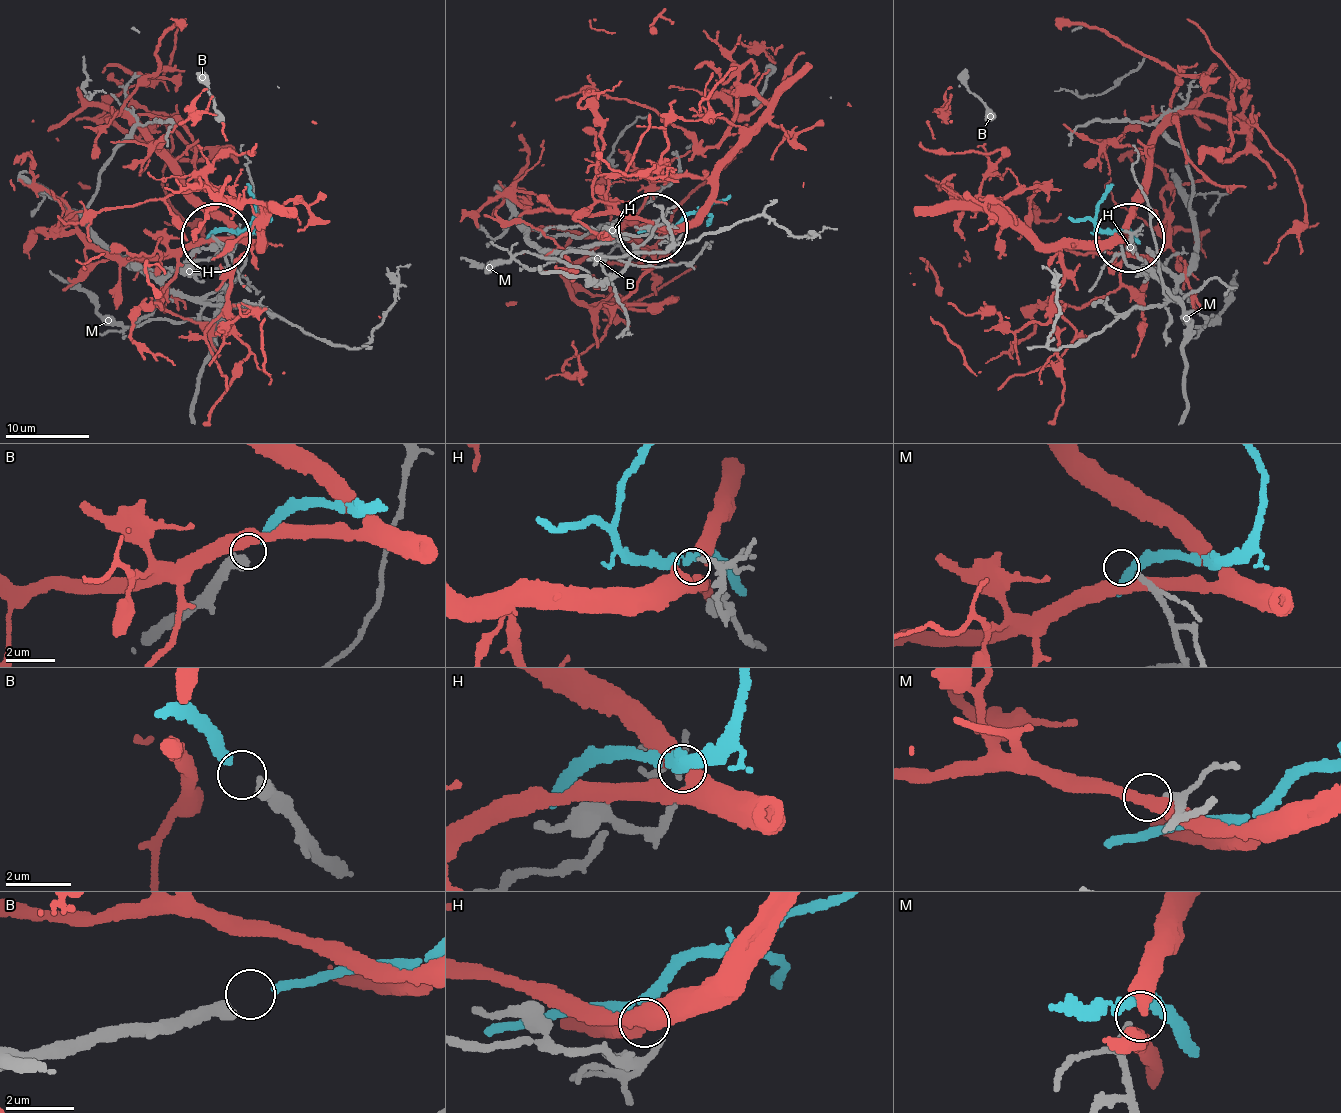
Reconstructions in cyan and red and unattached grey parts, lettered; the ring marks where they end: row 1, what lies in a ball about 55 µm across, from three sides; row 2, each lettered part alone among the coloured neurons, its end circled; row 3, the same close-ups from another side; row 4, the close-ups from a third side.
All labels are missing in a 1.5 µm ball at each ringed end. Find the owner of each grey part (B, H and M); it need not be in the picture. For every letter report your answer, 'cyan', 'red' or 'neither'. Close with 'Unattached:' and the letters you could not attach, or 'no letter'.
B: cyan
H: red
M: neither
Unattached: M

